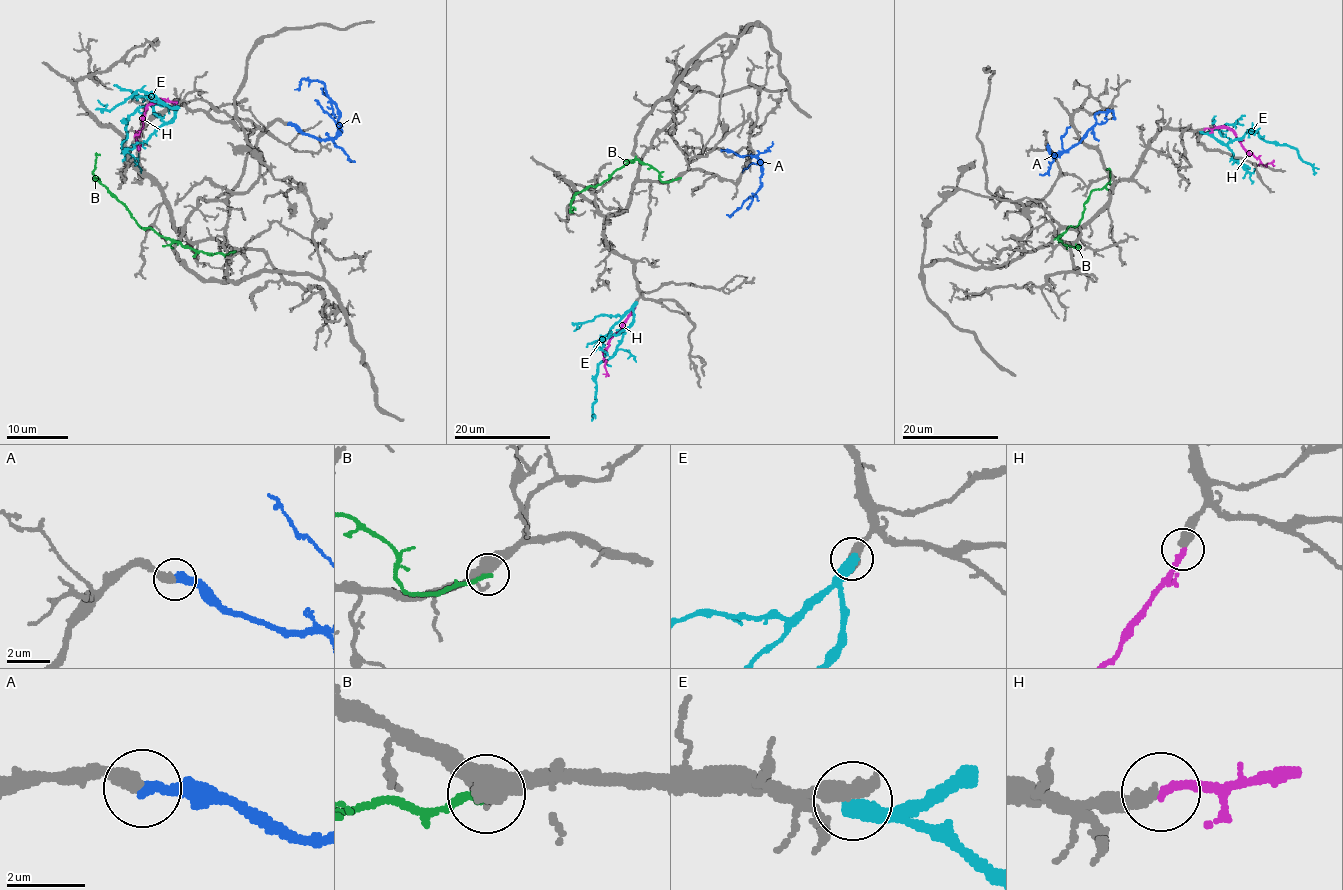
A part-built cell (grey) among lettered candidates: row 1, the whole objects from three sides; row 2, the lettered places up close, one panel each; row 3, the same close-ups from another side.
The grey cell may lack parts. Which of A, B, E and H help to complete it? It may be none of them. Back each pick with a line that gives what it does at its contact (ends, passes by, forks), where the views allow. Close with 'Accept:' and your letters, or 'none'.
A: it ends
H: it ends
Accept: A, H

